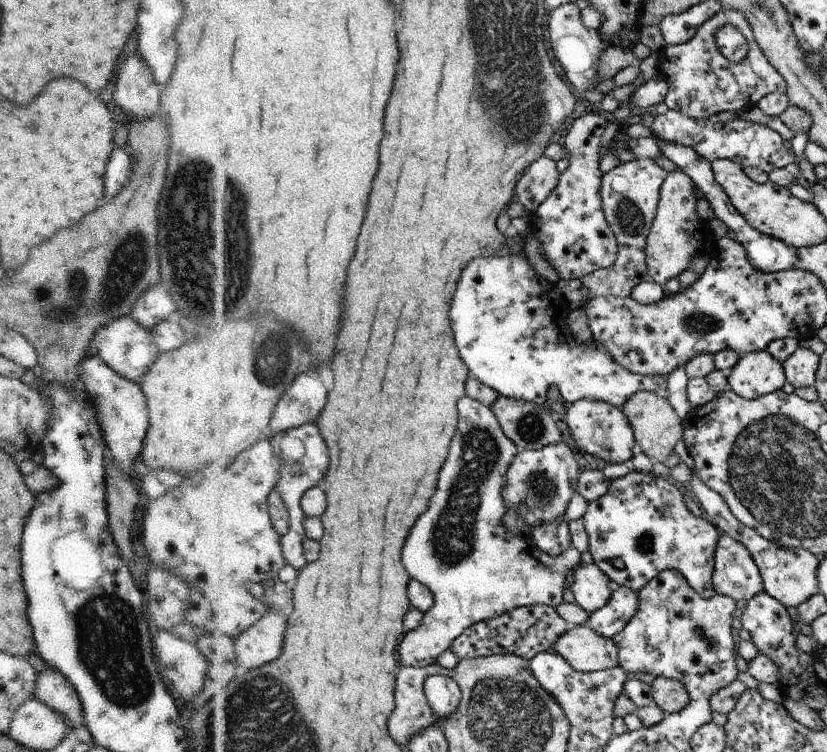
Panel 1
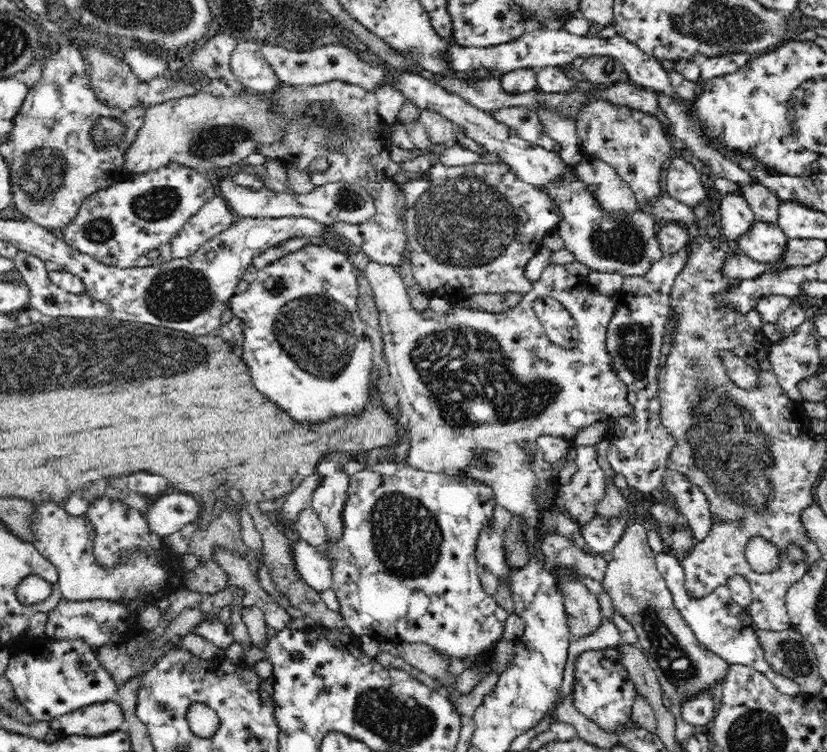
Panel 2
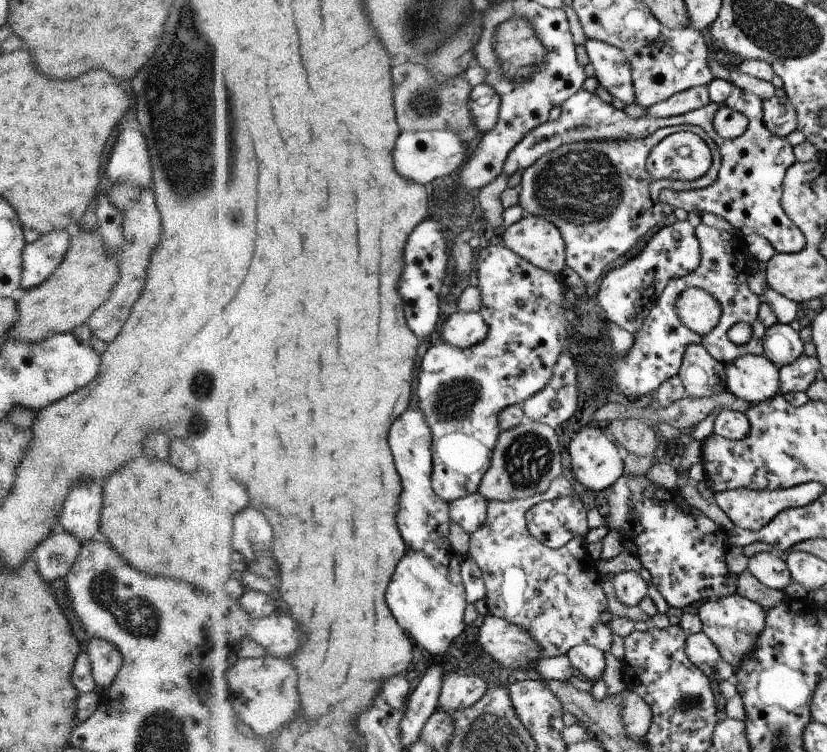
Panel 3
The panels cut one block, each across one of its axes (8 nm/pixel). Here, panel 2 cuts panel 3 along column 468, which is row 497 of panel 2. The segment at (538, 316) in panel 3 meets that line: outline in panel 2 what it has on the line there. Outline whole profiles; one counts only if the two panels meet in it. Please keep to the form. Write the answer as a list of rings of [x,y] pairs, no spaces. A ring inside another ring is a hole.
[[[380,462],[377,467],[367,468],[350,475],[349,481],[348,500],[343,512],[343,535],[339,538],[336,546],[324,542],[321,549],[333,566],[331,588],[337,594],[340,614],[353,635],[359,637],[368,634],[379,643],[424,643],[425,646],[430,646],[436,650],[437,654],[443,658],[462,656],[462,658],[470,660],[468,668],[488,664],[490,658],[486,658],[486,654],[490,654],[494,650],[494,646],[502,639],[504,622],[510,615],[506,609],[496,602],[493,595],[488,595],[482,588],[480,582],[482,567],[477,563],[475,555],[478,534],[484,524],[493,518],[494,508],[497,505],[492,488],[472,479],[425,472],[396,462]]]

